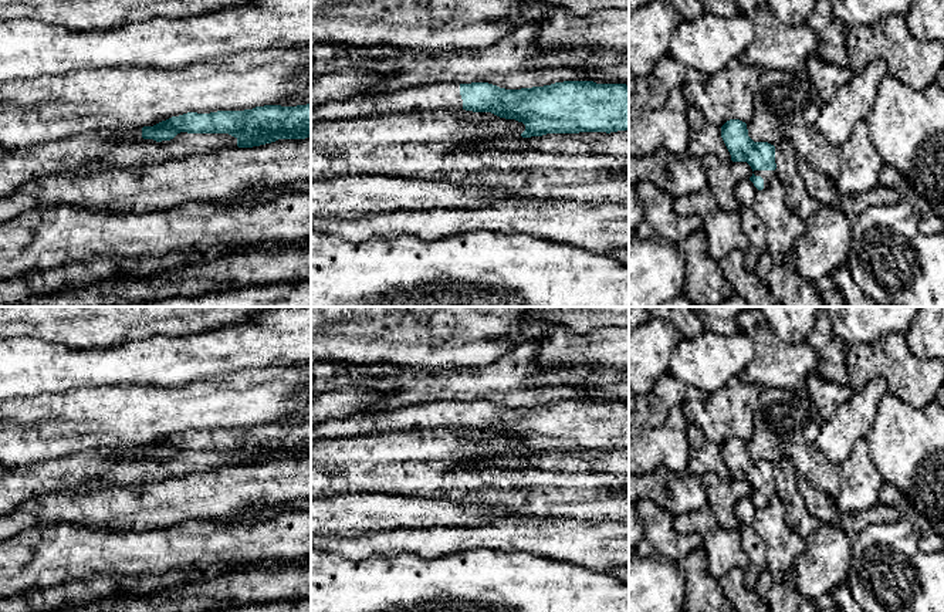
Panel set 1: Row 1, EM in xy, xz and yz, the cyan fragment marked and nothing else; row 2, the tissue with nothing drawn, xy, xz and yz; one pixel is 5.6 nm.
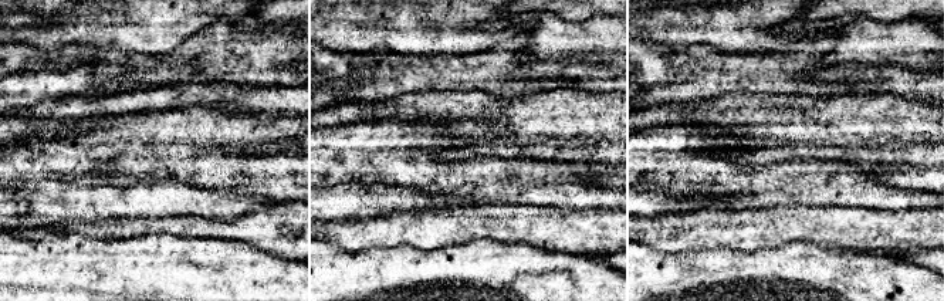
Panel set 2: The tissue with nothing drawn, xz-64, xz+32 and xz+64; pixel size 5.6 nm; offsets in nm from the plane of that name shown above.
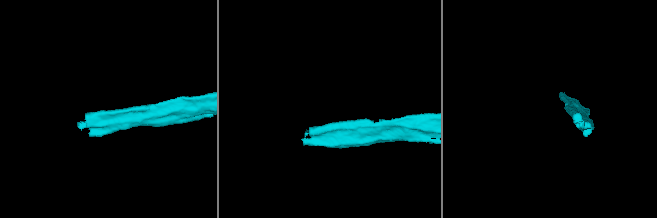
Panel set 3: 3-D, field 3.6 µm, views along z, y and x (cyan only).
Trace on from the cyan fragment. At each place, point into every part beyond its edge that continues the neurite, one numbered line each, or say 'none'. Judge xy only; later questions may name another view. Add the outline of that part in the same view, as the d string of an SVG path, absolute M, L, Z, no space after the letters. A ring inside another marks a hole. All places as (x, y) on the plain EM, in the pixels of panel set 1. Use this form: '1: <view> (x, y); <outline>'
1: xy (127, 453); M142 446L135 449L124 449L121 452L115 452L119 459L141 459L142 457Z

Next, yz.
1: yz (767, 493); M754 488L755 494L761 494L764 497L764 506L771 500L771 497L775 494L775 488Z

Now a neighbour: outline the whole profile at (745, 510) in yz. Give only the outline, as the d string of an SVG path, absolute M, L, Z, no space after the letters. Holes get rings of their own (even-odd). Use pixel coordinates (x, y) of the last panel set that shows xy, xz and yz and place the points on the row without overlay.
M774 494L758 508L750 497L742 497L735 504L735 514L744 527L751 527L762 538L767 569L775 584L784 582L786 572L795 567L795 559L806 551L808 542L786 524L781 498Z

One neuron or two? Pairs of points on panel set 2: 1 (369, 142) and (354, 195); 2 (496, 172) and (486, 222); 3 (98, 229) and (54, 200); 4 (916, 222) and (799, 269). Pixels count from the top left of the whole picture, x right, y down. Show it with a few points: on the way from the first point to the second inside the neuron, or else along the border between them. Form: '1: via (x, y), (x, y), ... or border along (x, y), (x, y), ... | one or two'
1: border along (391, 185), (335, 183), (324, 188) | two
2: border along (476, 203), (523, 205) | two
3: border along (121, 216), (95, 222), (66, 222), (56, 226) | two
4: border along (816, 243), (825, 247), (870, 252) | two

